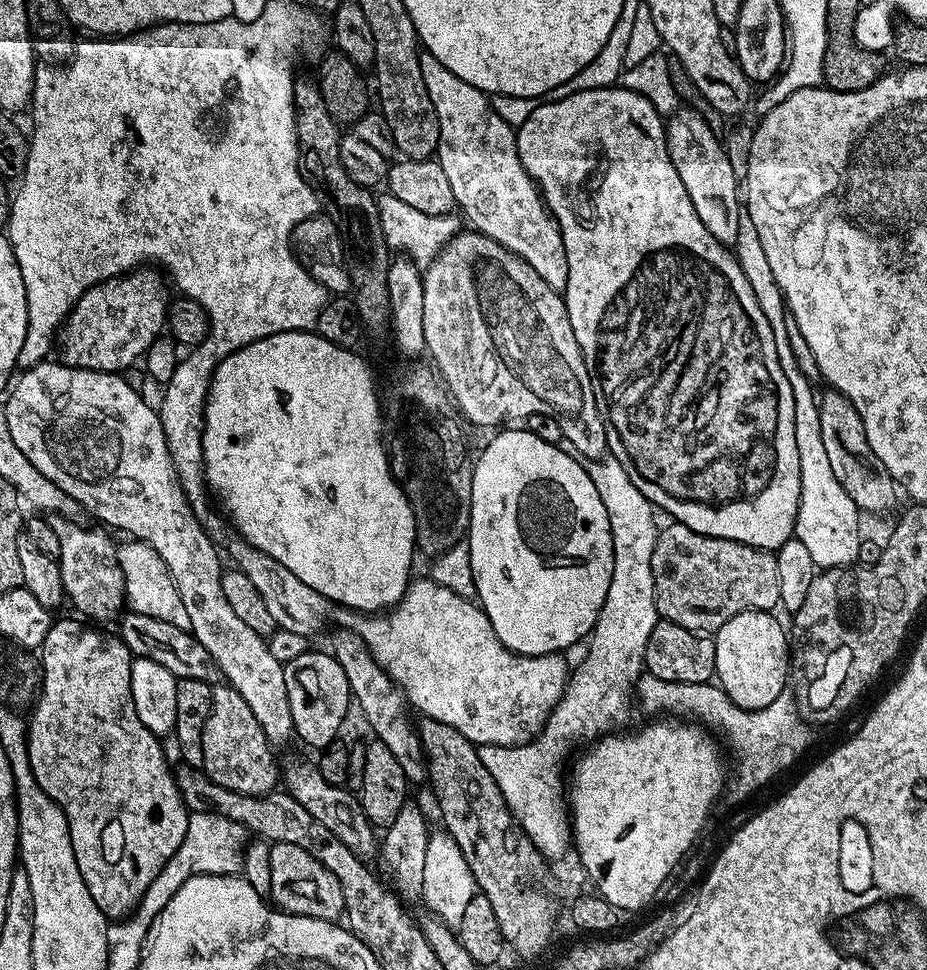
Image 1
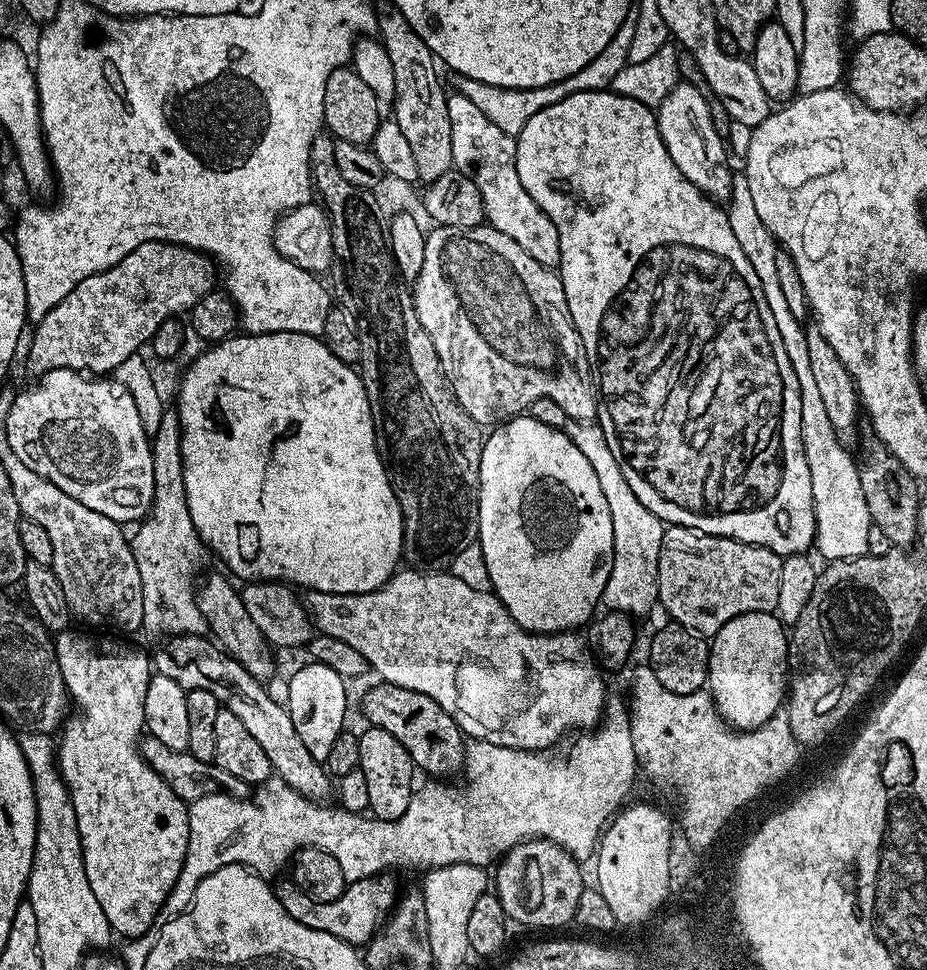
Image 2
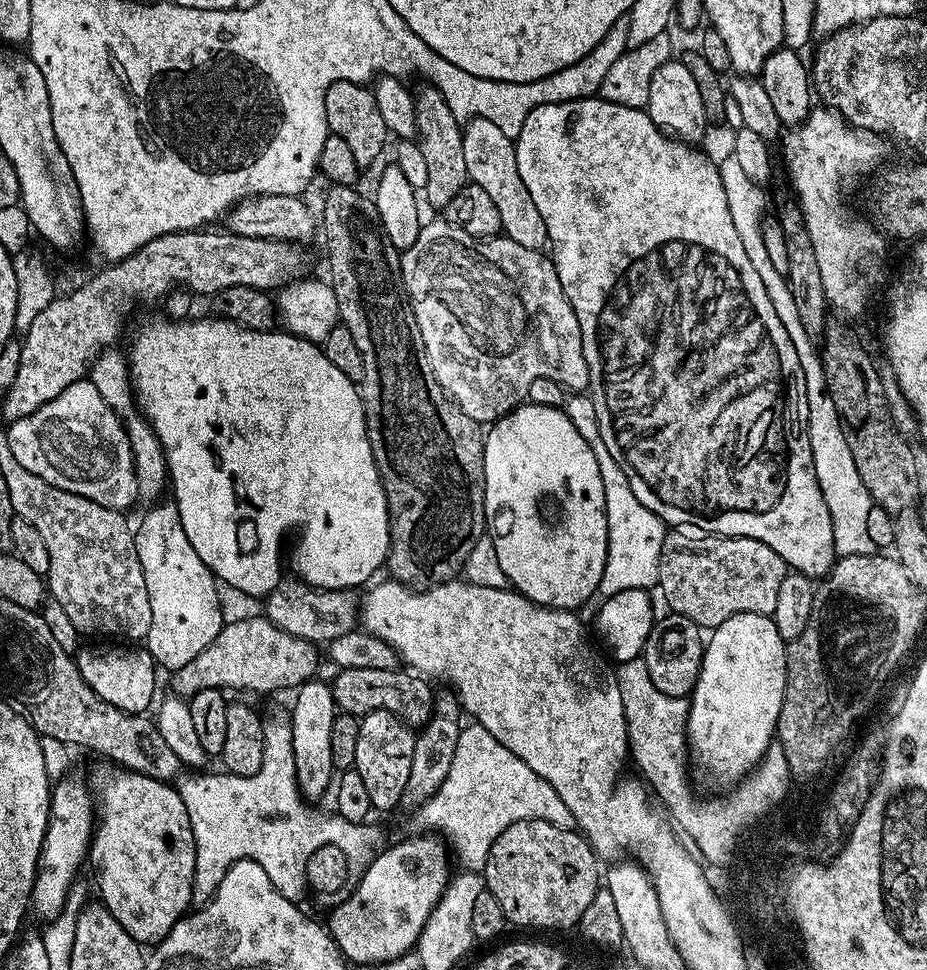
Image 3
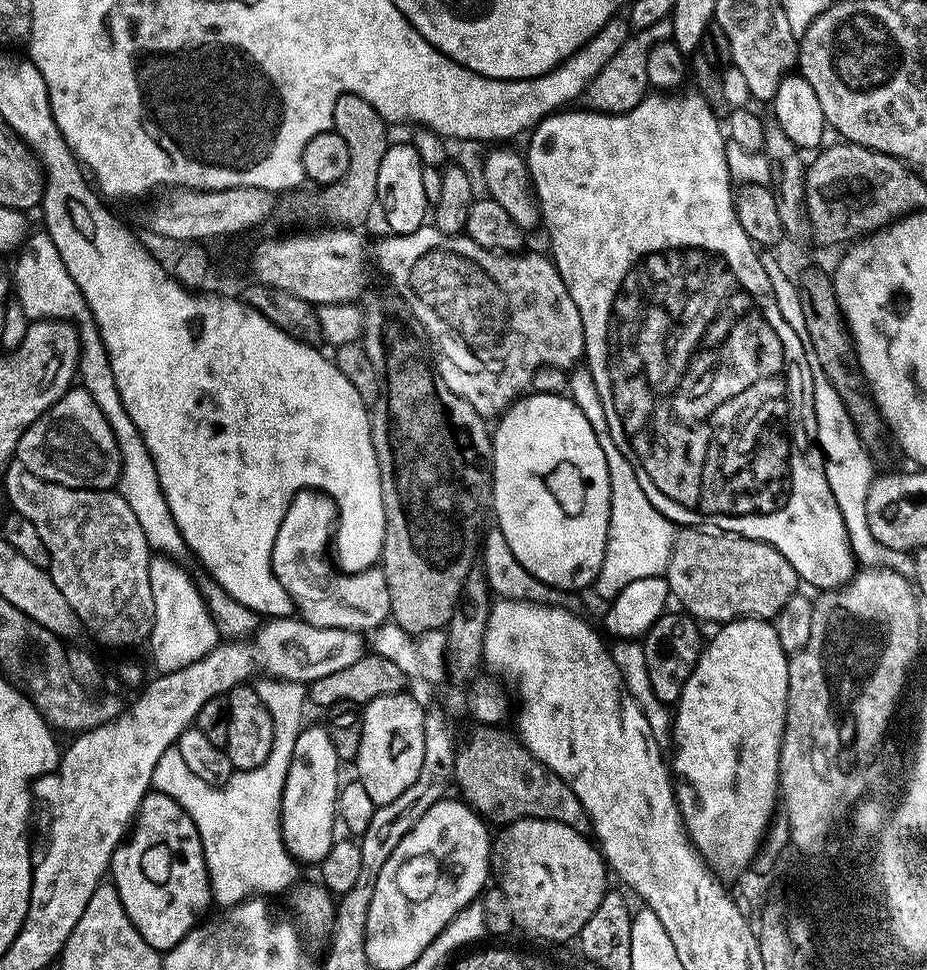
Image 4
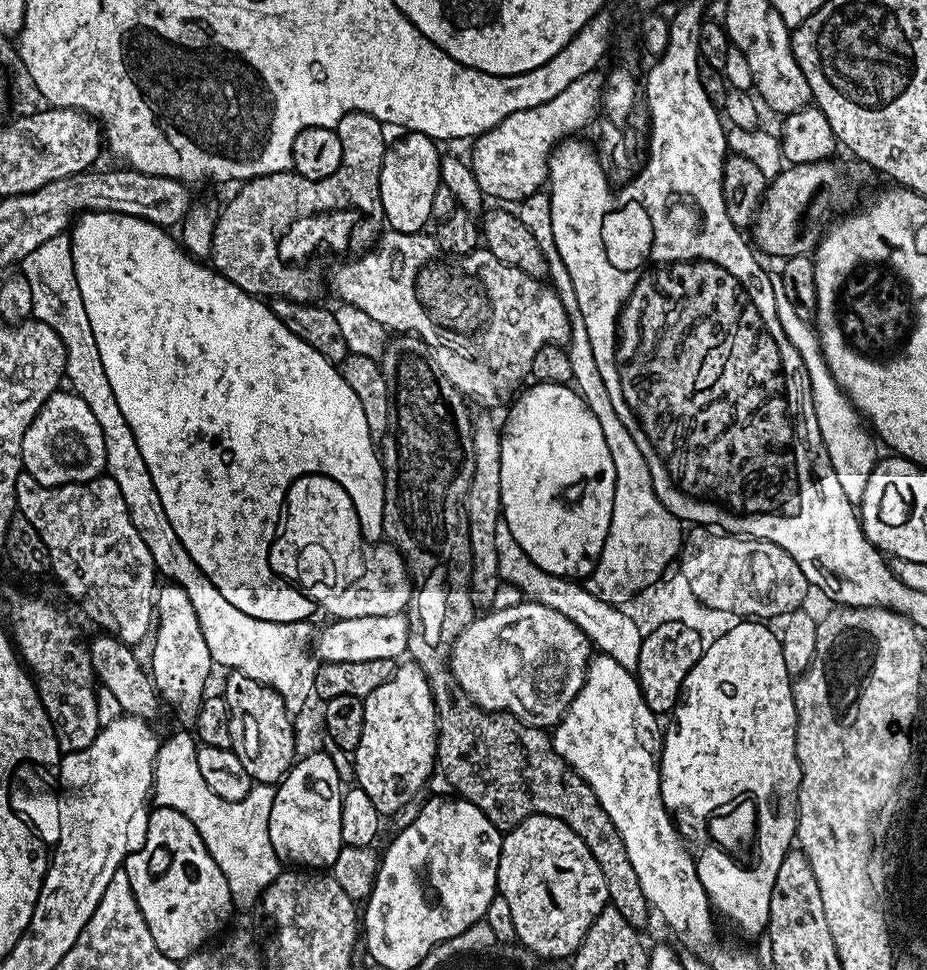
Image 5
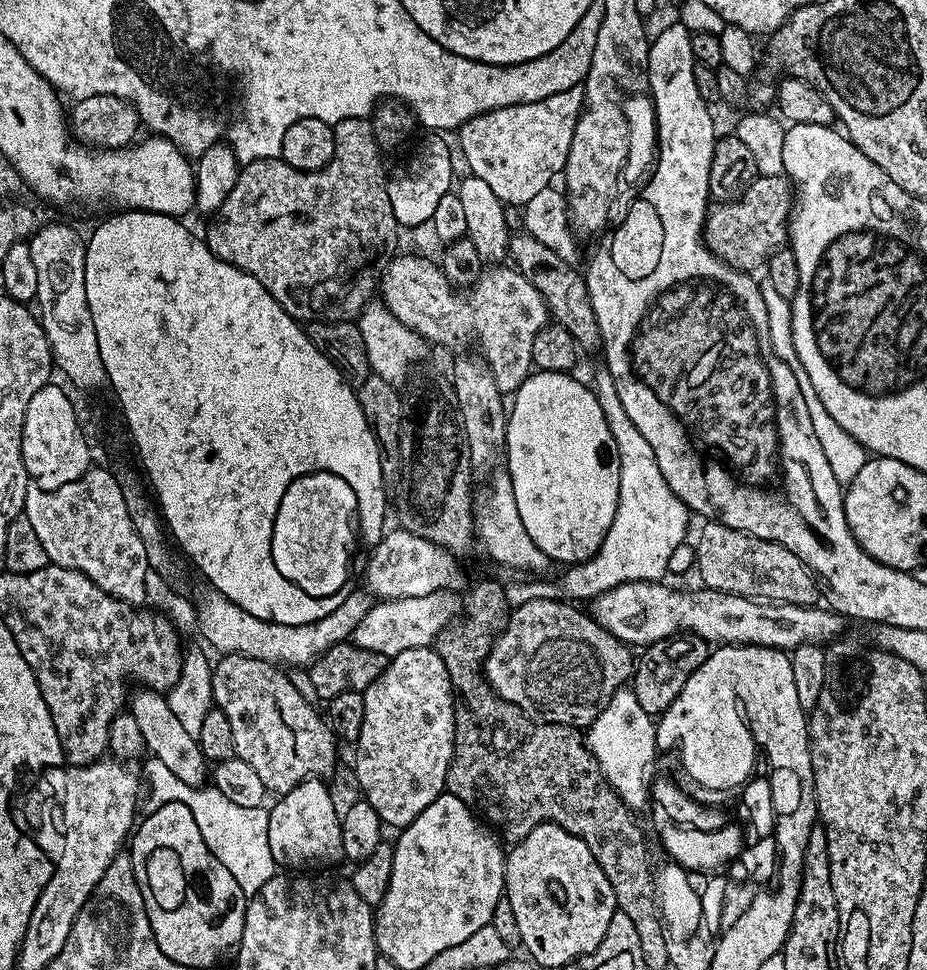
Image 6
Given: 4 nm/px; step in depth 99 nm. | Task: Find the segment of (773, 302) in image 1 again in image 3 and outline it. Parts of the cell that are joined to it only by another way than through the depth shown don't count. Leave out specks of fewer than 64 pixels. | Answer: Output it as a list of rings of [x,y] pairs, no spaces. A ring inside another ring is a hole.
[[[728,154],[724,161],[722,159],[719,161],[718,167],[722,186],[726,189],[726,206],[730,210],[730,219],[734,221],[734,230],[738,230],[738,239],[746,249],[754,270],[758,270],[758,278],[762,278],[762,286],[766,286],[766,294],[770,294],[770,302],[774,302],[774,314],[778,314],[778,318],[786,326],[786,334],[790,334],[790,342],[794,342],[793,349],[798,350],[798,362],[804,371],[806,388],[812,388],[812,392],[827,392],[826,378],[820,380],[820,375],[824,373],[824,361],[823,359],[812,360],[812,355],[818,352],[818,348],[810,337],[804,340],[806,332],[800,332],[802,321],[798,316],[794,294],[789,288],[788,277],[773,267],[772,259],[769,259],[769,254],[765,249],[760,223],[766,218],[764,207],[768,204],[768,196],[760,189],[763,187],[757,181],[752,180],[750,174],[746,174],[746,169],[742,167],[742,162],[738,162],[736,155]],[[836,408],[808,412],[808,437],[818,486],[826,498],[826,510],[830,510],[837,557],[873,555],[878,544],[868,529],[868,515],[874,510],[874,505],[866,486],[862,486],[862,478],[858,478],[858,466],[854,466],[854,454],[850,454],[850,446],[846,446],[846,434]]]

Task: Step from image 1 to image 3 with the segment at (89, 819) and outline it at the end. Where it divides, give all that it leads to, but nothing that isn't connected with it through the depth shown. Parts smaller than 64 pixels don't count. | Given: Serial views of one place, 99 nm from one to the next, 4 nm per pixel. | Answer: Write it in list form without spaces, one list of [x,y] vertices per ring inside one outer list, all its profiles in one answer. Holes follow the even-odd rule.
[[[119,643],[109,644],[112,644],[109,648],[81,647],[74,656],[77,670],[101,700],[118,706],[118,710],[129,714],[147,713],[157,699],[156,672],[158,673],[158,665],[156,661],[149,654],[147,647],[126,646],[130,648],[119,648],[116,645]],[[107,767],[96,772],[98,823],[90,845],[90,868],[92,864],[96,871],[96,884],[100,887],[98,900],[110,910],[130,938],[137,940],[141,946],[155,946],[166,939],[192,904],[196,843],[190,814],[186,814],[179,791],[171,783],[143,776],[140,772]]]

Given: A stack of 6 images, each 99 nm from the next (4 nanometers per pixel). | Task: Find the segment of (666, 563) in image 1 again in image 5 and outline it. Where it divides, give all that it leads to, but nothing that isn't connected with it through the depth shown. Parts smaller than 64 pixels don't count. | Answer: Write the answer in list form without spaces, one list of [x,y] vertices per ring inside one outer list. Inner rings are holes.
[[[708,526],[691,530],[689,536],[687,533],[683,537],[678,559],[680,572],[686,576],[700,602],[714,610],[733,611],[742,618],[784,618],[805,607],[804,599],[810,593],[808,579],[782,546],[746,536],[717,534]]]

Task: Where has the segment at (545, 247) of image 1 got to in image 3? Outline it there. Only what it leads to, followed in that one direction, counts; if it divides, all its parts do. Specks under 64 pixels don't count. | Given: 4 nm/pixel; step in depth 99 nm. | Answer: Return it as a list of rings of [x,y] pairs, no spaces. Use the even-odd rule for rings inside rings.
[[[481,116],[467,121],[462,131],[468,179],[486,190],[491,201],[498,206],[503,235],[518,242],[518,246],[543,249],[548,244],[546,222],[542,222],[542,214],[538,214],[538,206],[534,206],[534,198],[530,198],[530,190],[526,190],[522,174],[518,174],[513,137],[502,134],[502,130],[494,126],[494,122],[486,122],[486,118]]]

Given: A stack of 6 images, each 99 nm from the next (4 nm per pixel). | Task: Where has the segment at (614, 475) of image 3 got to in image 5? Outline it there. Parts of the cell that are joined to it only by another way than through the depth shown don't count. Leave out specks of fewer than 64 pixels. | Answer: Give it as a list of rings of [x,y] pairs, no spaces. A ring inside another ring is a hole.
[[[579,314],[571,317],[572,335],[566,345],[570,354],[570,366],[574,370],[574,387],[581,398],[594,410],[598,426],[602,426],[602,438],[610,446],[610,458],[614,458],[614,510],[610,518],[610,530],[602,546],[602,554],[592,573],[583,581],[587,592],[602,602],[619,606],[622,602],[638,594],[644,587],[656,584],[666,566],[677,559],[682,547],[682,521],[654,494],[650,470],[638,442],[630,438],[630,430],[622,426],[614,405],[610,402],[610,393],[598,374],[598,361],[594,358],[594,349],[590,347],[590,334],[586,334],[586,322]]]

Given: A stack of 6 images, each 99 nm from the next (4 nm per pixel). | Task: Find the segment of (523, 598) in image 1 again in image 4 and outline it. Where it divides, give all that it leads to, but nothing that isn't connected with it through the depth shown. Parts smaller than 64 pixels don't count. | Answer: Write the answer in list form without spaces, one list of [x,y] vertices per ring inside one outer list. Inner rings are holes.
[[[537,392],[521,395],[495,424],[490,496],[492,492],[495,527],[506,538],[506,546],[510,546],[514,558],[522,562],[525,570],[543,584],[558,588],[564,594],[579,588],[591,589],[602,570],[610,522],[610,470],[606,466],[606,454],[602,454],[602,442],[598,442],[598,434],[594,434],[594,426],[590,426],[586,414],[578,410],[571,395]]]

